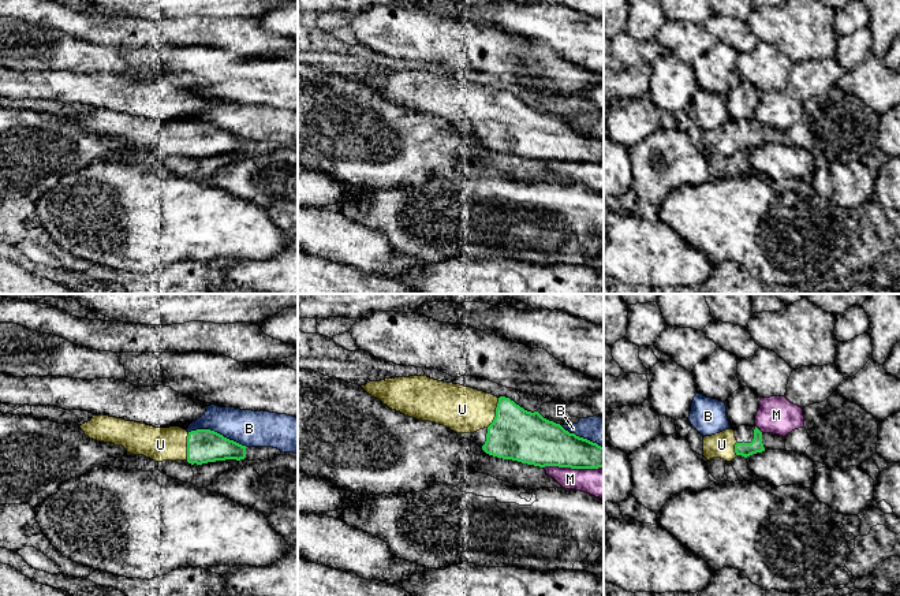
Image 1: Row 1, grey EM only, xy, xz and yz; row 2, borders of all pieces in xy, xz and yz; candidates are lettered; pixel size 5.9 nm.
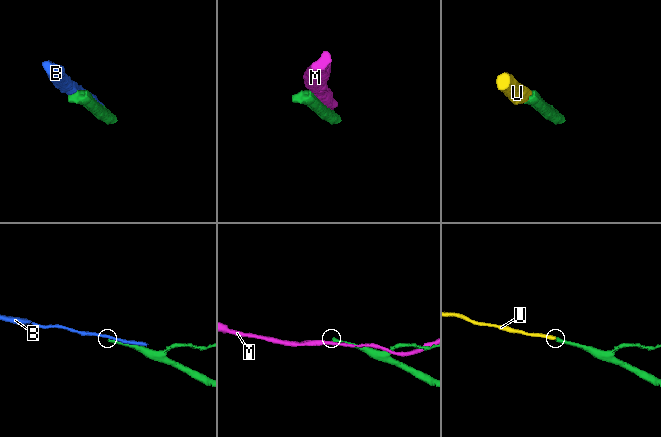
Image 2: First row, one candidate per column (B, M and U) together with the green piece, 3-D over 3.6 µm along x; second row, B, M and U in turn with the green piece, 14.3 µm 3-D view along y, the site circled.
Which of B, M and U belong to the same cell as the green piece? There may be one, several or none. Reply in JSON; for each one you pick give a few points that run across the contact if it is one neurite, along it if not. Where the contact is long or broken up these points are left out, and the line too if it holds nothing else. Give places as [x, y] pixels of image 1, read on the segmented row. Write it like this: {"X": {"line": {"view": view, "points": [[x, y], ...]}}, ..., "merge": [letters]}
{"U": {"line": {"view": "xz", "points": [[515, 434], [496, 413], [462, 409]]}}, "merge": ["U"]}

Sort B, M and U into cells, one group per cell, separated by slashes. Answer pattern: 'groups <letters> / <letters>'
groups B / M / U

